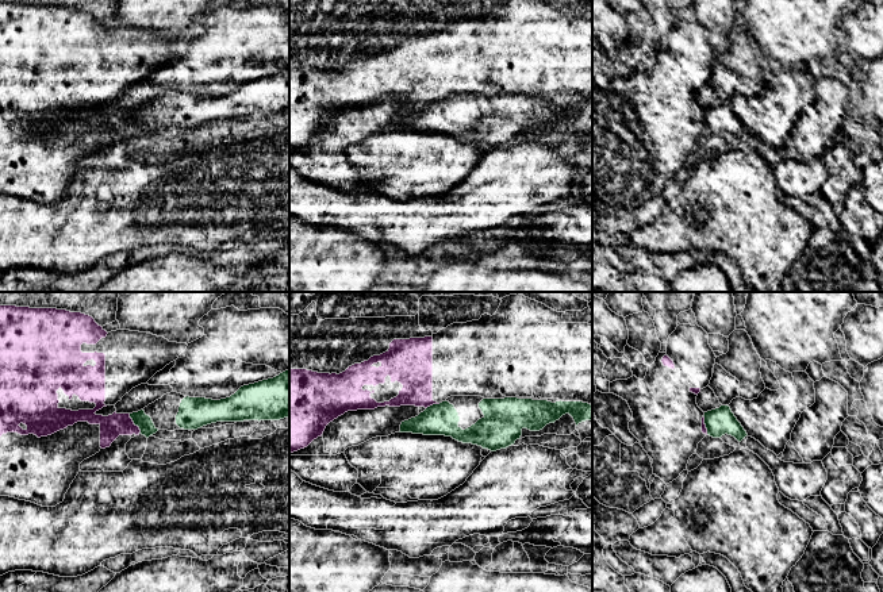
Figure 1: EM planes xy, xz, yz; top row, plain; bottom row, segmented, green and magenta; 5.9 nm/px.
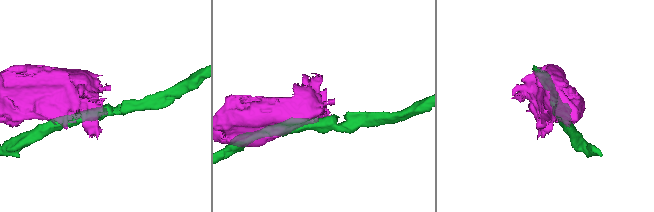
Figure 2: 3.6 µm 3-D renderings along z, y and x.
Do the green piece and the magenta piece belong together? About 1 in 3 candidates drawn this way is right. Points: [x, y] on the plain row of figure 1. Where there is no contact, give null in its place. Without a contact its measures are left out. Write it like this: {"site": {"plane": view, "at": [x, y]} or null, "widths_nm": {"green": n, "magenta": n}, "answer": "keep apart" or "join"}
{"site": {"plane": "xy", "at": [134, 120]}, "widths_nm": {"green": 90, "magenta": 140}, "answer": "keep apart"}

